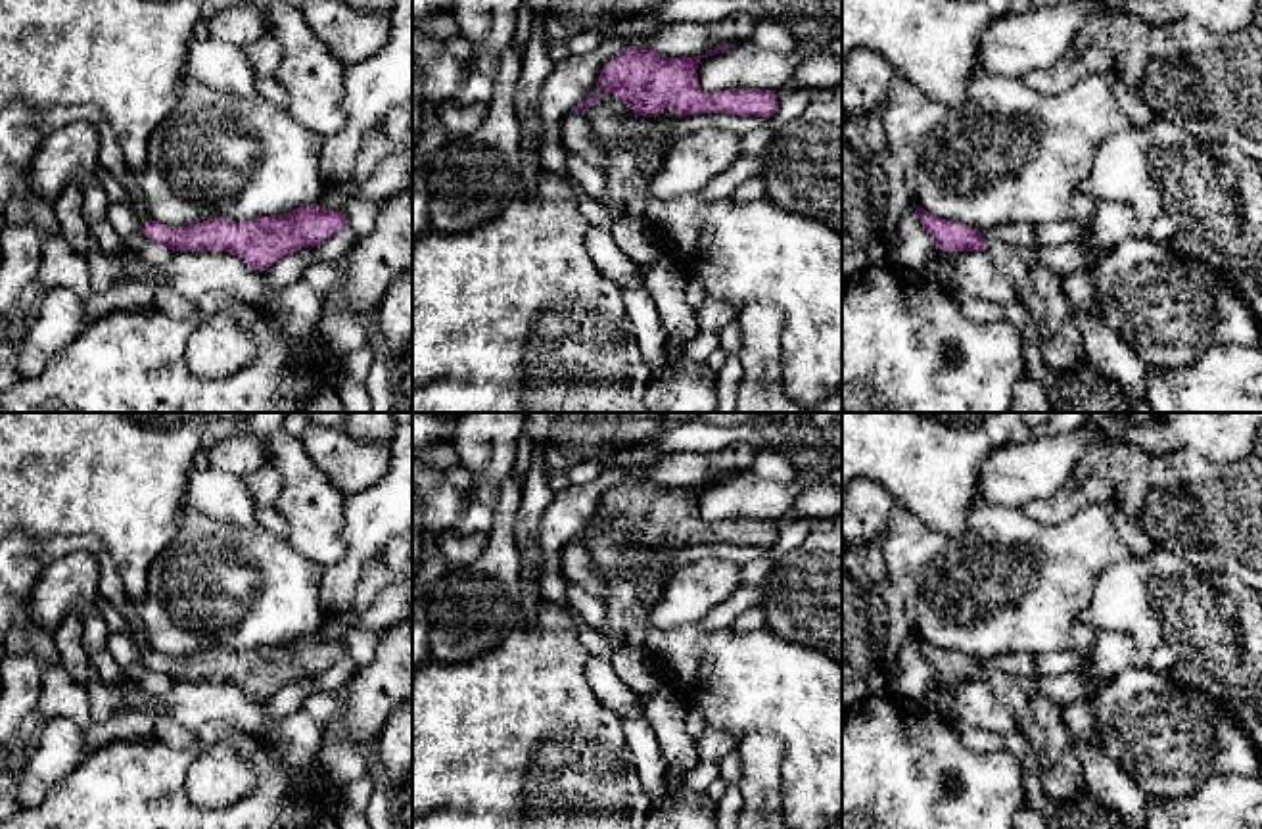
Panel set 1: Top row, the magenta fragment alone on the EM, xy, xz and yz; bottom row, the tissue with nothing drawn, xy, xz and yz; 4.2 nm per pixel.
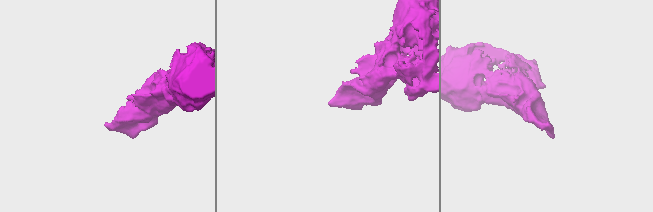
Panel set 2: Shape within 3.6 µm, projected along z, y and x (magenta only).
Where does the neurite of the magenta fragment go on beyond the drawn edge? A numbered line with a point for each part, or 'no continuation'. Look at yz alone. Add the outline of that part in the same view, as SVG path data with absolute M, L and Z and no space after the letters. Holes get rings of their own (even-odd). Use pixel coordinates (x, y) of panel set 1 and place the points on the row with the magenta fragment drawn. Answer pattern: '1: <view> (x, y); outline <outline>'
1: yz (1061, 342); outline M992 230L982 232L986 253L1015 286L1030 315L1041 324L1040 349L1047 374L1059 376L1086 361L1084 336L1074 305L1061 288L1061 278L1041 265L1036 249L1009 246Z

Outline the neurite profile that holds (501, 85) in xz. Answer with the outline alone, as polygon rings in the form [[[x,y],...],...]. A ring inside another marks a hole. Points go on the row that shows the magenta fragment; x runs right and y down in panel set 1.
[[[512,42],[501,56],[493,81],[493,98],[481,125],[468,136],[449,138],[422,165],[430,198],[430,232],[468,232],[489,223],[524,192],[520,180],[520,123],[514,111],[514,94],[522,71],[522,54]]]

